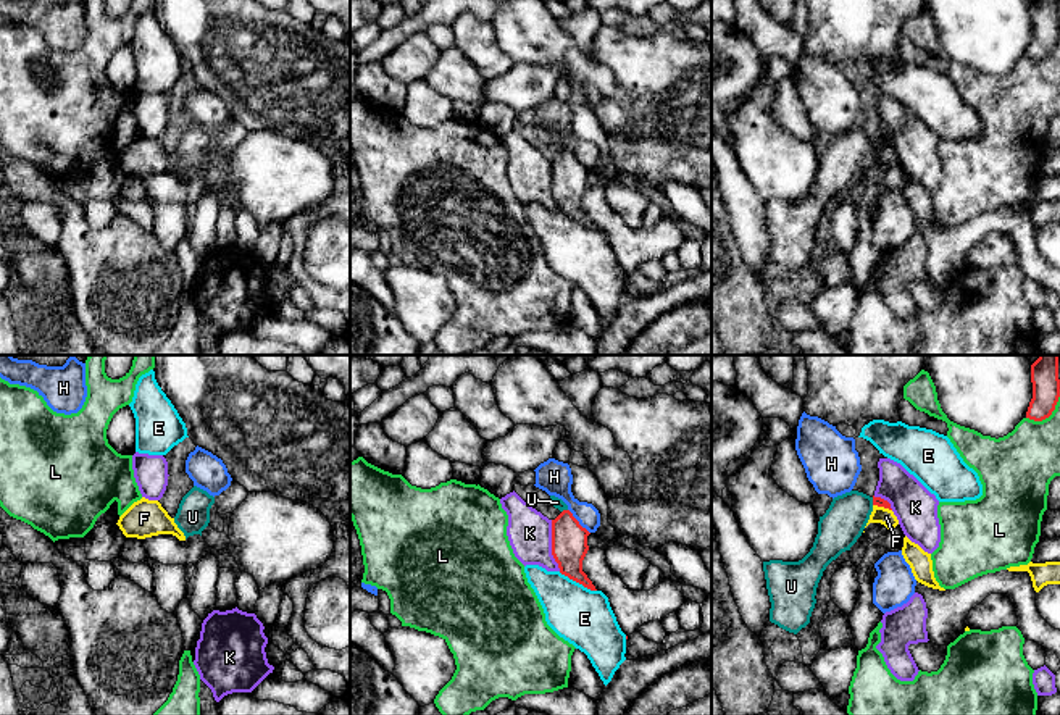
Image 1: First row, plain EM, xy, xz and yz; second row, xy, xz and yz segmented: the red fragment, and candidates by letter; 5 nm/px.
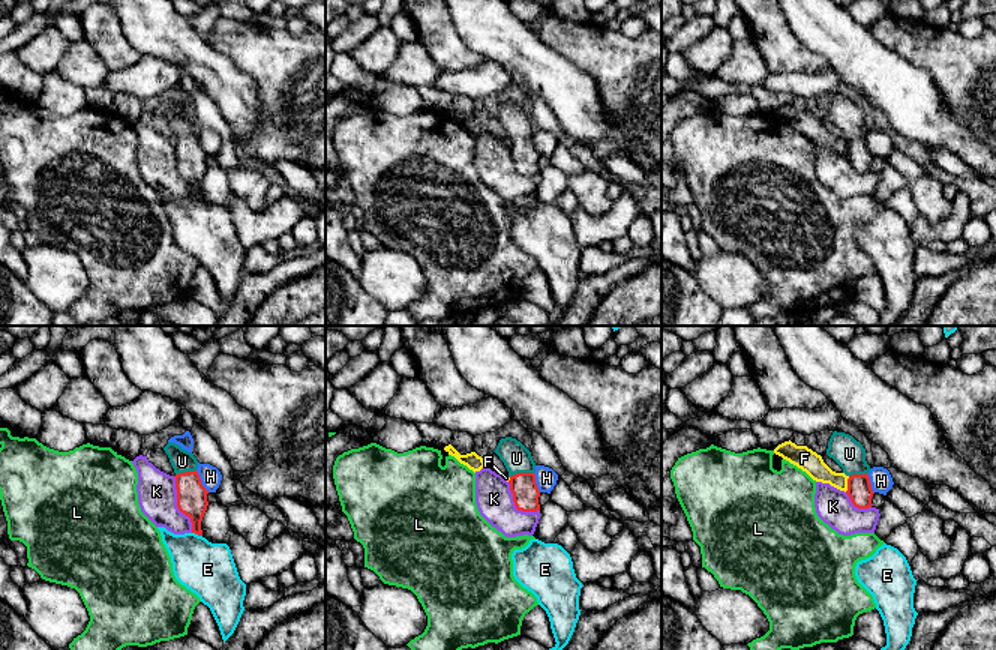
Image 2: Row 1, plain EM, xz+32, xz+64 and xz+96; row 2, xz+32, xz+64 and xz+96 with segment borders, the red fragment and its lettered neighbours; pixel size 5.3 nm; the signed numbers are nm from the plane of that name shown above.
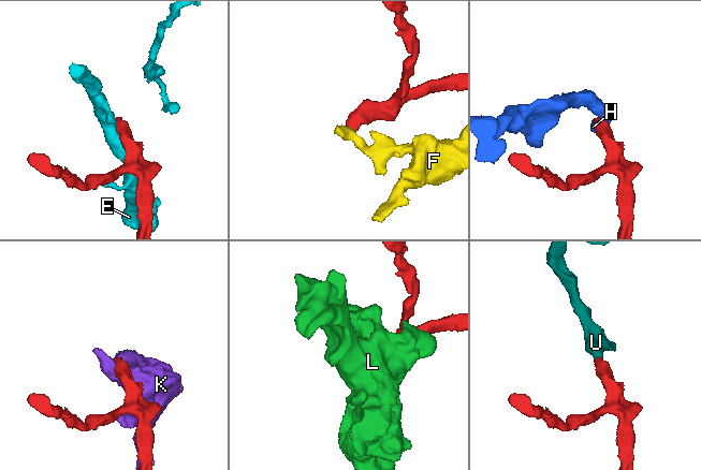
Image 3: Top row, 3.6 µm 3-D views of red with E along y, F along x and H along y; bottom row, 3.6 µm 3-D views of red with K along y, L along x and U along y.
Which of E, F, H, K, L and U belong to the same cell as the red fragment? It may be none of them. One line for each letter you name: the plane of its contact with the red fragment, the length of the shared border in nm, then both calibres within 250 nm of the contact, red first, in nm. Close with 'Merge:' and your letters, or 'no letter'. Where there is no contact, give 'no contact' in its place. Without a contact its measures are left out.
U: contact in xz; length 40 nm; calibres 180 and 50 nm
Merge: U

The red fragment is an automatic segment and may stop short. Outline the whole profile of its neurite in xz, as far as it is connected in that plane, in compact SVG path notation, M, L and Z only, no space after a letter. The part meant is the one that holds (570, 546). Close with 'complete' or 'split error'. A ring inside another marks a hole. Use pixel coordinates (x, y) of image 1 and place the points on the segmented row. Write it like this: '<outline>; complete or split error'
M550 495L550 502L561 512L552 520L552 555L558 563L560 573L591 591L597 591L582 571L582 560L589 550L587 536L591 533L579 525L561 499Z; split error

